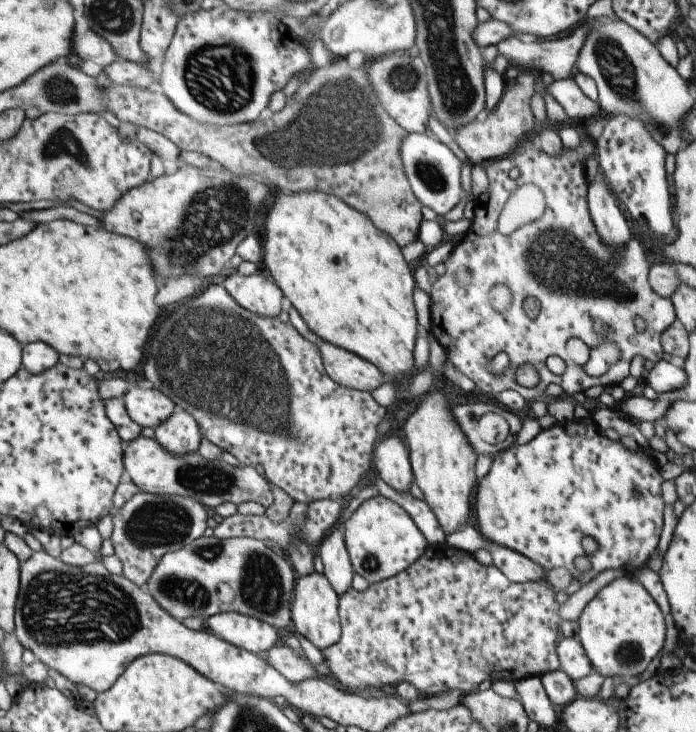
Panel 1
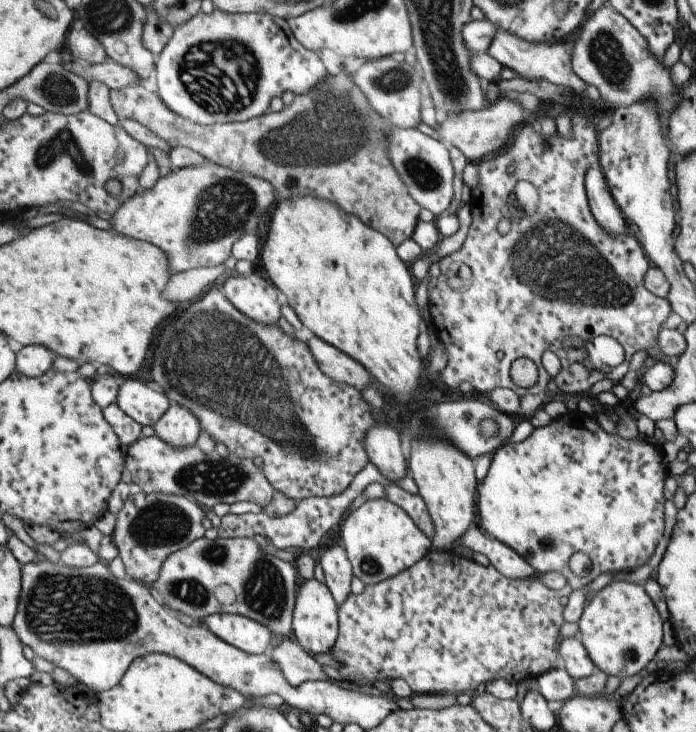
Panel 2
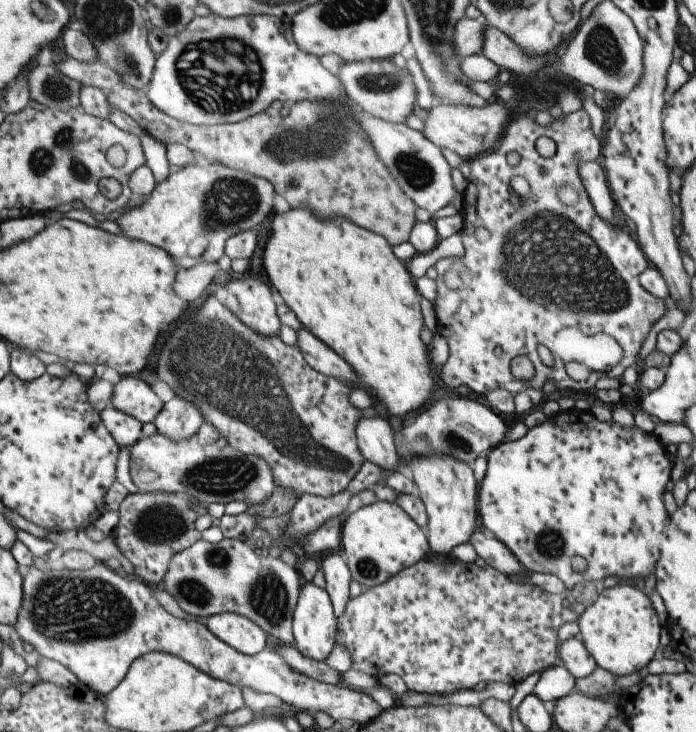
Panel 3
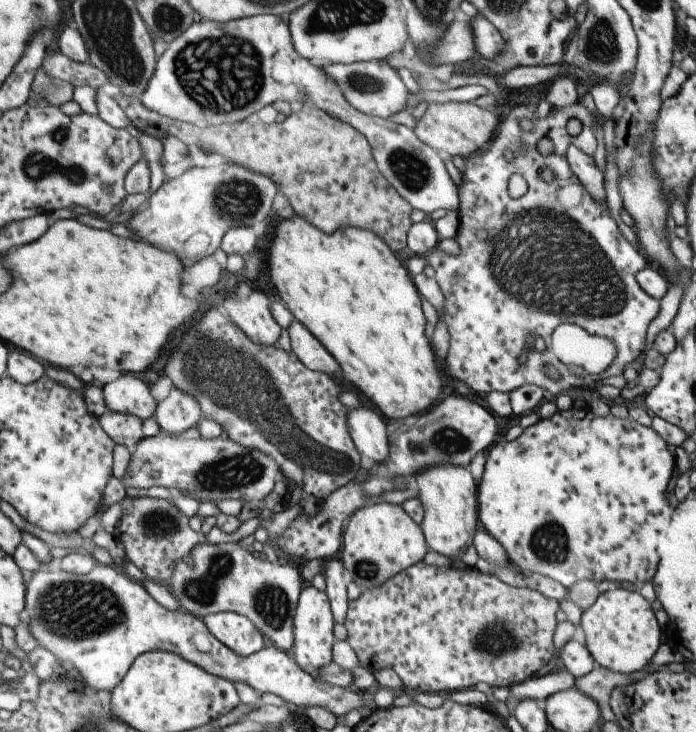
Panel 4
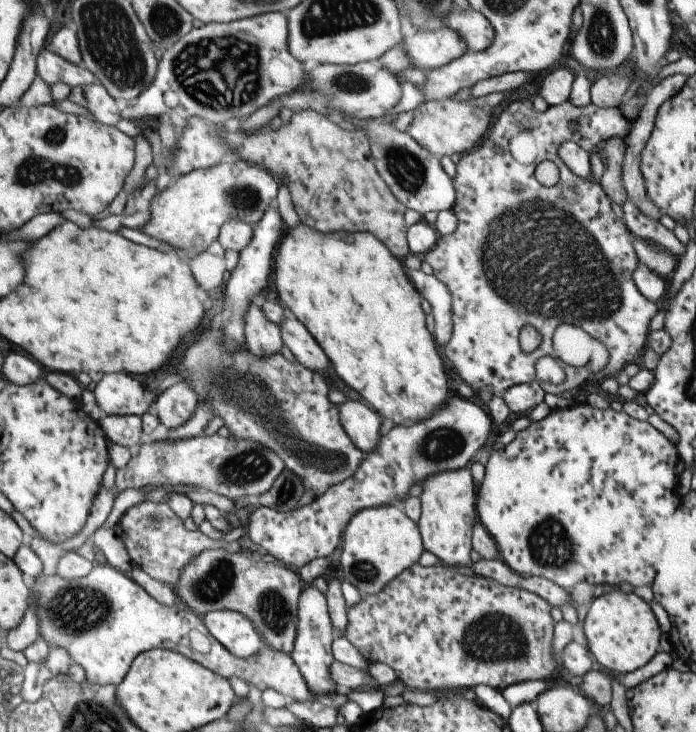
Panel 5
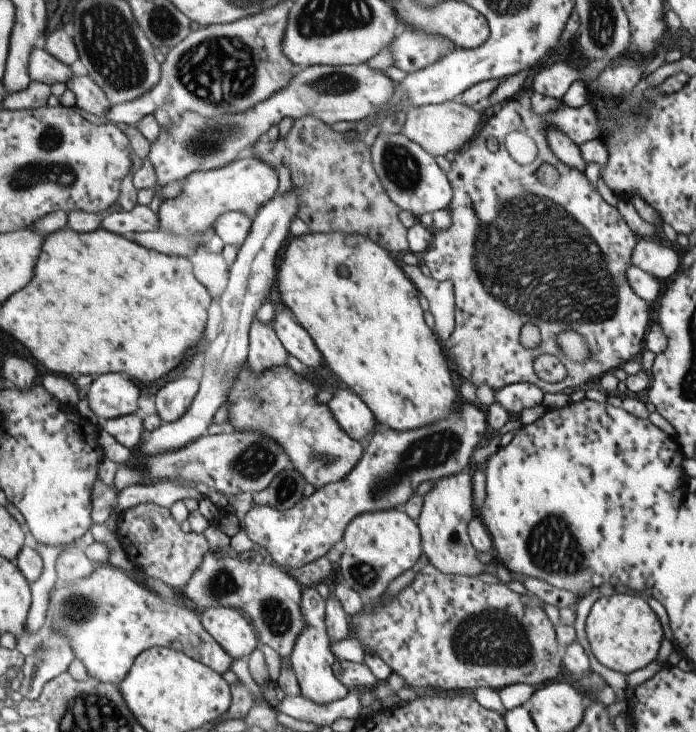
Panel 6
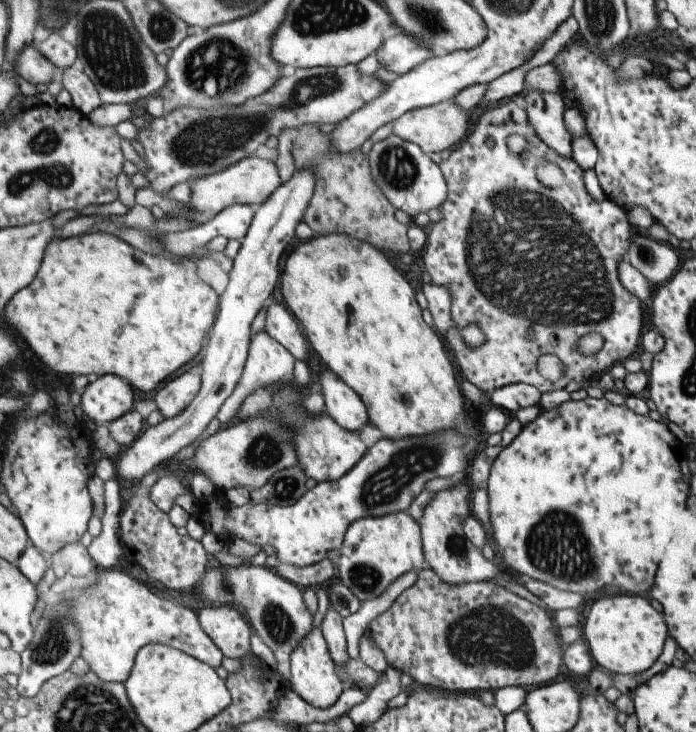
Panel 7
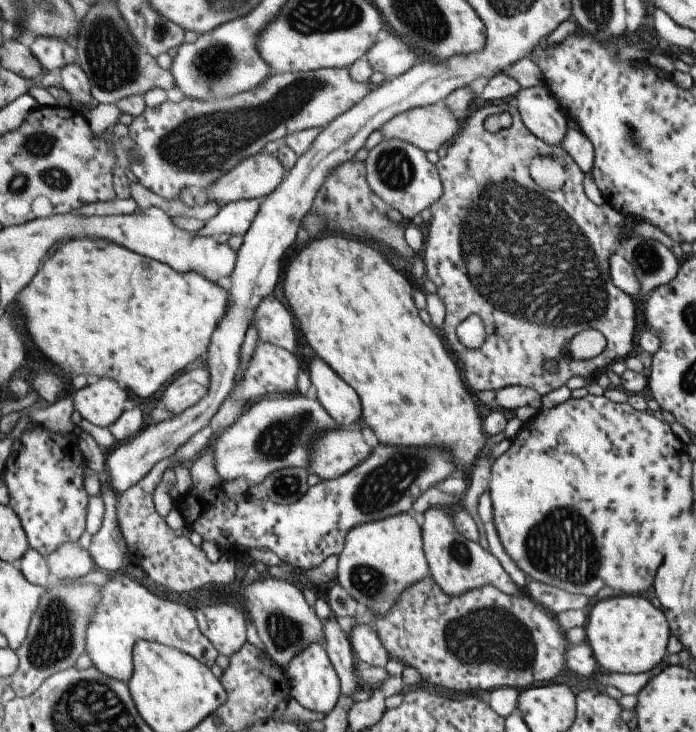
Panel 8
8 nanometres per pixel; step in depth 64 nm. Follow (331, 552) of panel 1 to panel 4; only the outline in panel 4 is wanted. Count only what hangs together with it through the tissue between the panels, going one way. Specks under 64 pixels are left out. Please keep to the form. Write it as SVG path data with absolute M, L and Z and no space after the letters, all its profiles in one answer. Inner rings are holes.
M335 557L325 560L323 564L325 588L324 593L328 598L330 611L335 622L342 623L344 621L346 610L348 607L348 599L345 594L345 586L348 581L347 574L343 568L342 562Z

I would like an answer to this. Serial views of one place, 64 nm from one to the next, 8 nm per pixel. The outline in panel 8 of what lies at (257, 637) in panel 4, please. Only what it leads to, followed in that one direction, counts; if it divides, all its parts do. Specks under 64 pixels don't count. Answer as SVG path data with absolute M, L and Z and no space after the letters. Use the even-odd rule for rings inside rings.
M217 602L213 606L202 606L193 611L197 628L213 645L218 654L228 658L245 643L244 610L229 603Z

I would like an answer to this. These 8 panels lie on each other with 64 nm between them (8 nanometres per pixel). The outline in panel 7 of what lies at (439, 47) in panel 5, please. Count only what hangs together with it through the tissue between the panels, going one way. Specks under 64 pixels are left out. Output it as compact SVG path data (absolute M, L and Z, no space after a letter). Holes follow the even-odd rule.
M403 32L384 40L375 54L380 66L397 75L409 72L436 55L430 48L420 45L412 36Z

